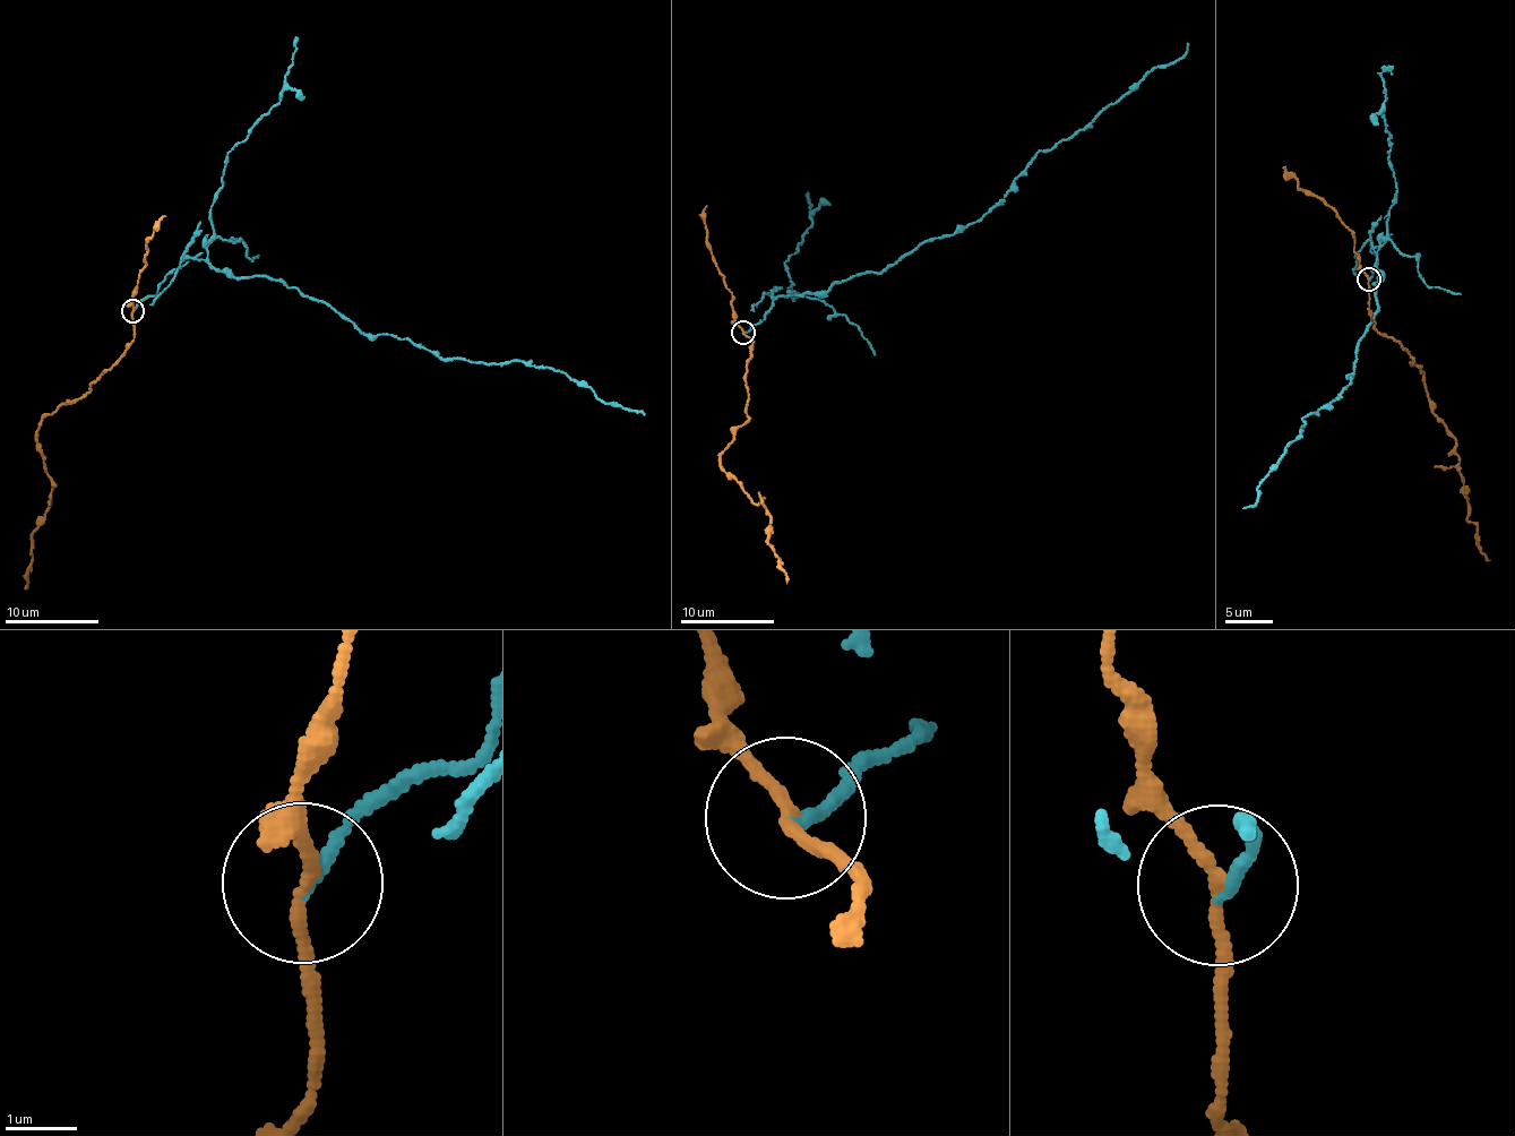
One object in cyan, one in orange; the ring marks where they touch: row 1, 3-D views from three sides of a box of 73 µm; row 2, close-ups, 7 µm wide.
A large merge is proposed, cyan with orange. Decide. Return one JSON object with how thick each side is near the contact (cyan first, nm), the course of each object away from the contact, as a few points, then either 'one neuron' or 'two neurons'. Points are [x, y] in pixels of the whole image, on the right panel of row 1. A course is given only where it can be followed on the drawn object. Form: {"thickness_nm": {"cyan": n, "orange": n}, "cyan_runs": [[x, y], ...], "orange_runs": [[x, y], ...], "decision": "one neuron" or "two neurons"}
{"thickness_nm": {"cyan": 160, "orange": 160}, "cyan_runs": [[1369, 281], [1371, 246], [1378, 311], [1353, 378], [1303, 420], [1259, 500], [1244, 509]], "orange_runs": [[1369, 278], [1374, 324], [1421, 368], [1429, 405], [1454, 440], [1468, 519], [1477, 526], [1478, 550], [1489, 560]], "decision": "two neurons"}

